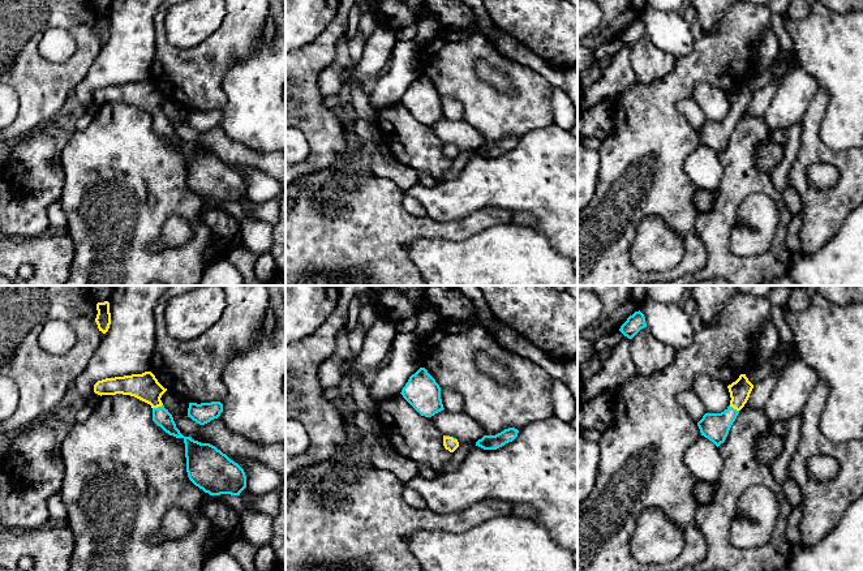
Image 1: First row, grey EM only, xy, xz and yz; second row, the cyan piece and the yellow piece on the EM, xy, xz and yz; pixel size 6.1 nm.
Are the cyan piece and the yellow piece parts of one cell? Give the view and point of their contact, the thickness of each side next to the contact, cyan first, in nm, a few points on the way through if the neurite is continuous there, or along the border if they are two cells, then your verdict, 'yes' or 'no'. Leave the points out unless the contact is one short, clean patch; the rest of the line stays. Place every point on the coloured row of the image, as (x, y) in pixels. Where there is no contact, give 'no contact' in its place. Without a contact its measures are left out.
meets cyan in xy at (158, 407); 110 nm thick on the cyan side, 170 nm on the other; runs through xy (162, 417), (158, 407), (145, 386); yes

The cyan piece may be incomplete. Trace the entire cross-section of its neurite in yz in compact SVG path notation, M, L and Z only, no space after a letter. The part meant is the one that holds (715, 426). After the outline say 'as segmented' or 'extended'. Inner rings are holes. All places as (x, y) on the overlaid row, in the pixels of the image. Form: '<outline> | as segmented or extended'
M740 374L727 388L731 398L730 405L721 413L705 413L697 422L701 435L712 441L717 447L725 442L739 411L747 403L753 385L746 374Z | extended

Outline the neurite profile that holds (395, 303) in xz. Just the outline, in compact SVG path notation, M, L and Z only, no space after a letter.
M383 286L378 291L370 291L370 297L381 317L395 325L428 305L424 286Z

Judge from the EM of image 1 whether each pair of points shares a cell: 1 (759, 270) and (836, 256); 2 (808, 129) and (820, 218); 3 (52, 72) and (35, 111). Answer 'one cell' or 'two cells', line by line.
1: two cells
2: one cell
3: one cell

